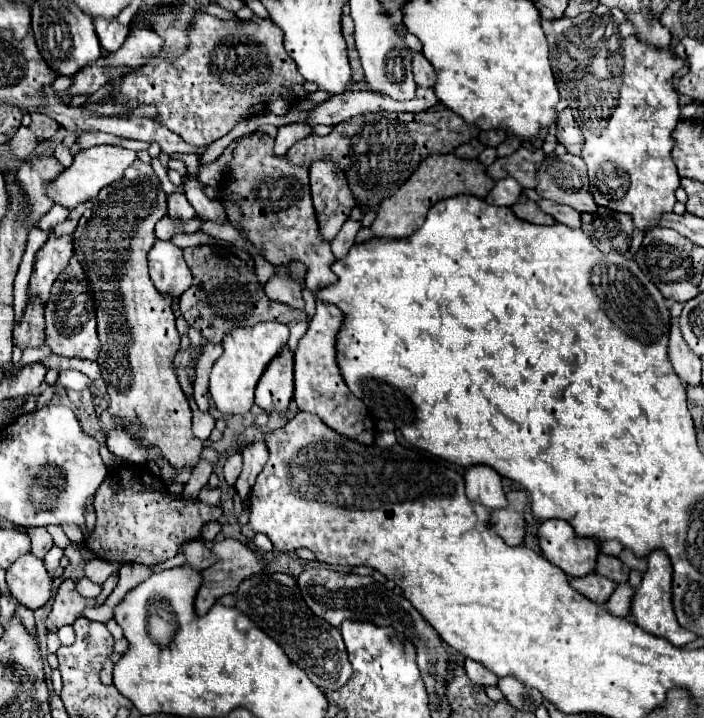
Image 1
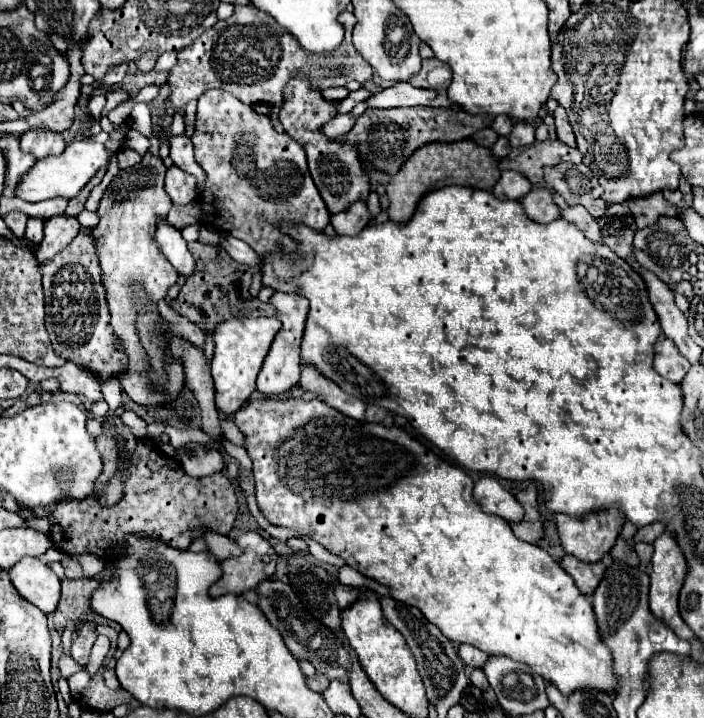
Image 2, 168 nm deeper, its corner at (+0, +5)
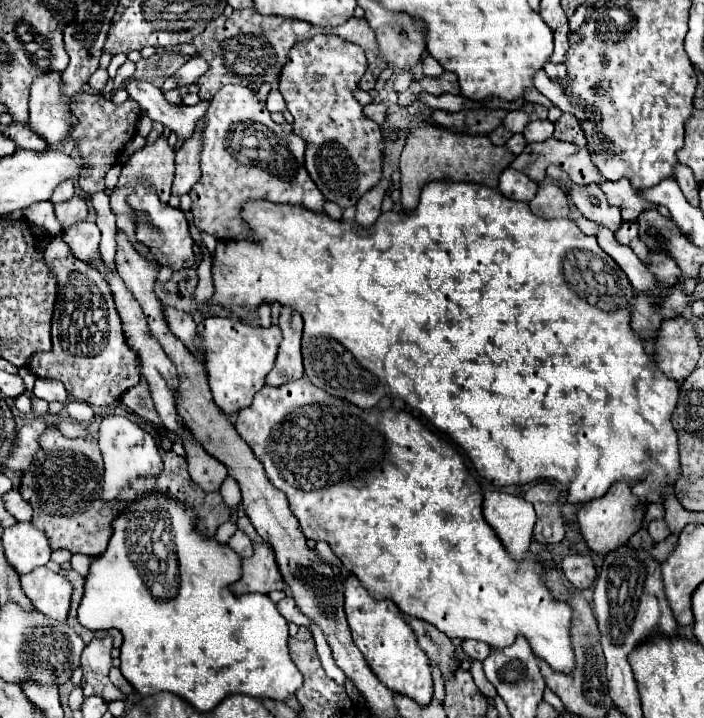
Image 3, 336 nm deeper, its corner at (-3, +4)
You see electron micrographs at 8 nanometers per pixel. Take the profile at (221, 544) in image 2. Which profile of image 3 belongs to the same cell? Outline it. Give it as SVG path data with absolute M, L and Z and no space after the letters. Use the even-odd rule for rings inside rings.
M237 530L231 538L229 538L229 548L239 556L239 558L249 558L253 556L253 546L251 546L251 540L241 532Z

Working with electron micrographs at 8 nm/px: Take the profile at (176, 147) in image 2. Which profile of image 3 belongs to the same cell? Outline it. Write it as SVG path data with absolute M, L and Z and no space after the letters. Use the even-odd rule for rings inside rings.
M129 80L125 88L129 90L129 96L141 106L141 112L145 116L173 130L181 142L187 142L193 136L197 120L205 114L205 108L209 104L199 102L195 106L175 106L165 100L159 88L141 80Z

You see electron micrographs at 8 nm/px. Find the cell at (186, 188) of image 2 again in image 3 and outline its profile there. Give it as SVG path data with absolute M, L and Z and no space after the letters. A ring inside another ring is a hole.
M201 120L197 124L197 132L193 134L193 140L189 140L189 144L183 144L175 154L175 180L171 188L173 196L189 194L189 190L201 178L197 164L199 150L201 150Z

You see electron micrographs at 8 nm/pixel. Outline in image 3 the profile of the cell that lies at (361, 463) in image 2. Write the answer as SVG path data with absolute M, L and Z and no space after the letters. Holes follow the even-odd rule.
M305 378L297 380L297 382L289 382L285 386L277 386L277 388L263 386L255 394L253 404L239 412L235 428L237 428L239 436L249 444L253 454L261 460L271 484L287 496L291 512L297 516L303 534L315 542L319 542L319 540L327 542L331 546L331 550L335 552L335 556L343 562L343 566L349 572L353 572L375 598L393 600L405 616L421 618L421 620L433 624L435 628L439 628L441 632L445 632L449 638L459 638L459 640L471 638L471 640L481 640L481 642L489 644L491 648L505 648L505 646L511 646L517 636L523 636L529 642L529 646L533 648L533 654L539 660L547 662L555 672L565 672L565 674L573 672L575 652L571 646L571 618L573 618L571 604L567 600L553 598L553 594L549 592L549 588L545 584L543 562L533 552L527 552L527 556L521 560L513 560L513 556L501 544L495 530L485 522L485 518L481 514L483 492L481 492L477 480L473 478L473 484L471 484L471 474L469 474L461 454L455 452L453 444L447 442L443 436L437 436L423 422L419 422L417 418L413 418L407 412L395 412L391 408L377 412L377 410L361 410L357 406L347 406L339 398L309 384L309 380L305 380Z

